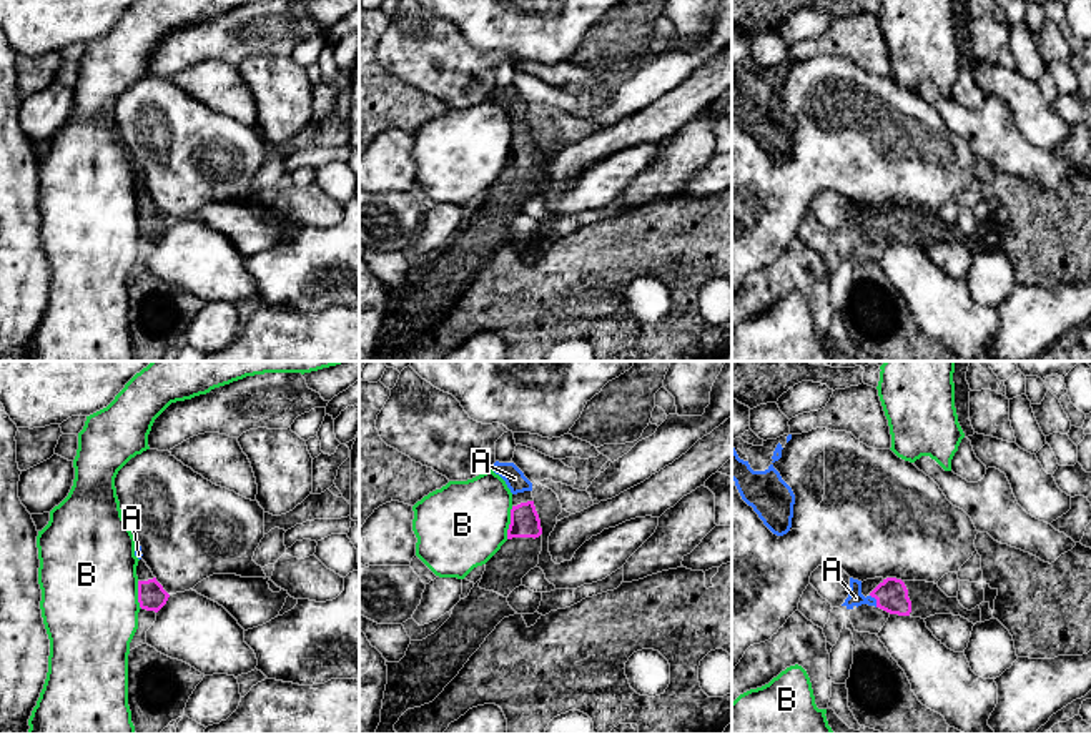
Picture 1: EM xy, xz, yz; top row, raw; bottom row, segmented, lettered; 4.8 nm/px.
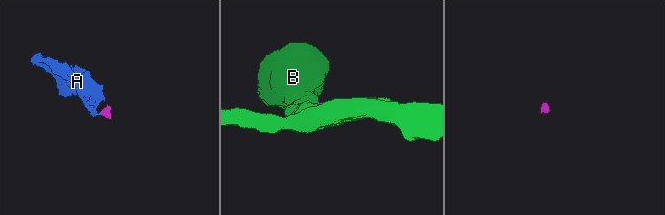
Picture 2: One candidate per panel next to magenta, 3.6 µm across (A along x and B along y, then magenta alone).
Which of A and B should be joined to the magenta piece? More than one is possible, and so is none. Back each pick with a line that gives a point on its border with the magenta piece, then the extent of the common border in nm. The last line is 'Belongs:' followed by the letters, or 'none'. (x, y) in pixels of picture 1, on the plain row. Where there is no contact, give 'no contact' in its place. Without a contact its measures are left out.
A: yz (877, 228) | 70 nm
Belongs: A

